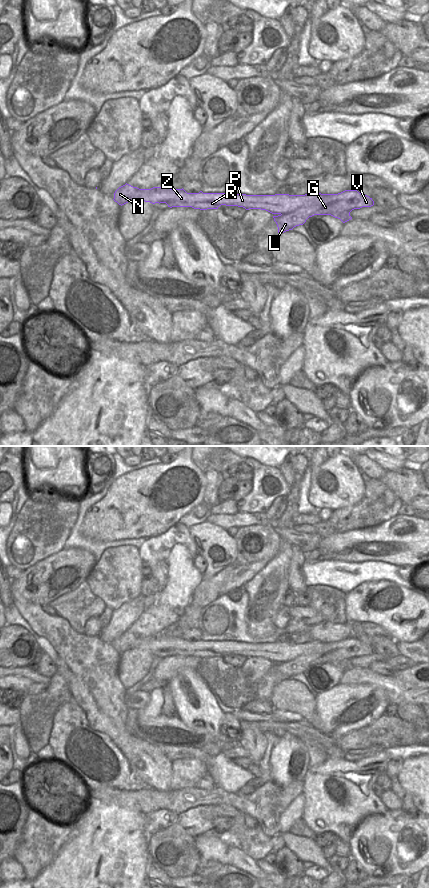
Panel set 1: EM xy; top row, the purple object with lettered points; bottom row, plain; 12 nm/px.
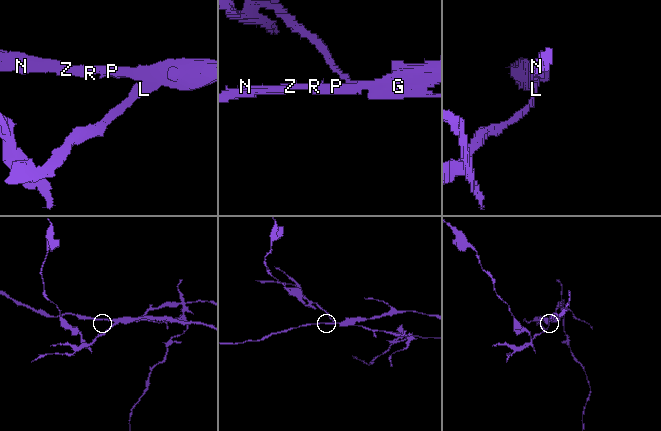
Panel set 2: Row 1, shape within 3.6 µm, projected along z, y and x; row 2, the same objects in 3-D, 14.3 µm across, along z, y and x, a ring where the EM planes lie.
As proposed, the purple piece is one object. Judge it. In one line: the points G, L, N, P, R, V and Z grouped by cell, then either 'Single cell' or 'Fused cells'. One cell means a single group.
Groups: G L V / N P R Z. Fused cells.

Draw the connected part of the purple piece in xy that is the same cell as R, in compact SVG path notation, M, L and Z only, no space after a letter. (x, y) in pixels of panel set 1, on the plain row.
M129 632L119 635L114 641L114 649L124 653L130 649L145 649L152 652L166 651L168 655L192 655L207 658L218 657L221 653L266 658L272 662L287 662L295 655L316 654L328 642L311 640L305 643L246 643L236 641L187 641L182 637L153 635L139 637Z

